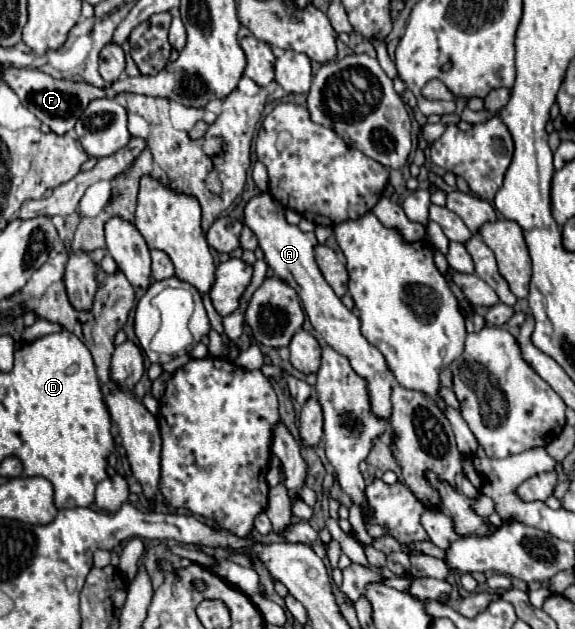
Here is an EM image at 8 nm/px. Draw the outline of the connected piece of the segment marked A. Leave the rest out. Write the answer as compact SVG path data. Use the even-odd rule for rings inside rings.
M268 191L258 193L256 197L252 197L246 203L246 207L244 207L244 225L250 227L252 233L256 235L256 239L258 239L262 251L264 251L266 263L274 269L274 273L296 289L298 297L302 299L302 307L304 307L306 315L310 317L312 327L322 337L322 341L328 343L330 347L334 347L340 355L348 357L352 369L368 381L372 411L378 417L390 419L390 413L392 413L390 383L392 383L394 375L390 373L390 369L384 361L384 355L376 347L372 347L364 339L364 335L360 333L358 317L350 309L344 307L344 303L336 297L336 293L332 293L332 287L324 281L324 275L320 273L320 269L316 265L316 259L314 259L314 247L318 245L314 231L304 233L296 225L290 225L284 217L284 207Z

